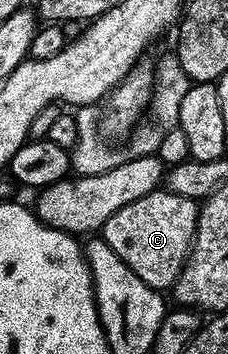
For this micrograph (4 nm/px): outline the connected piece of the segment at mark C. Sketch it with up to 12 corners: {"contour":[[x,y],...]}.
{"contour":[[158,189],[99,235],[156,291],[193,248],[198,200]]}

